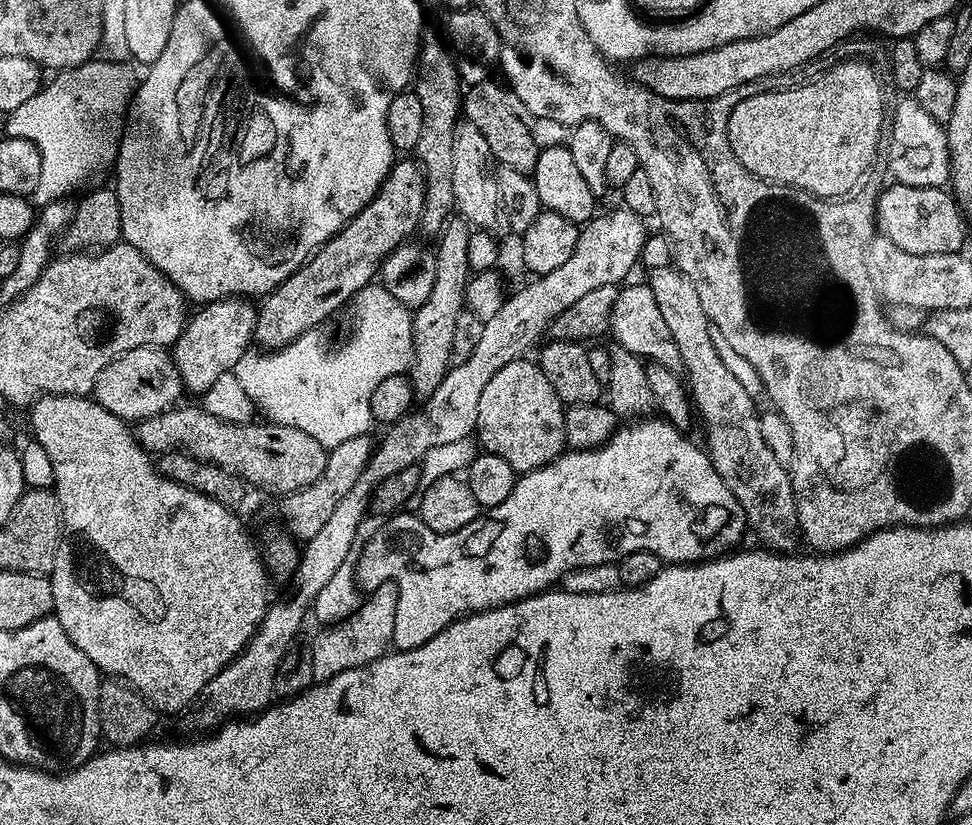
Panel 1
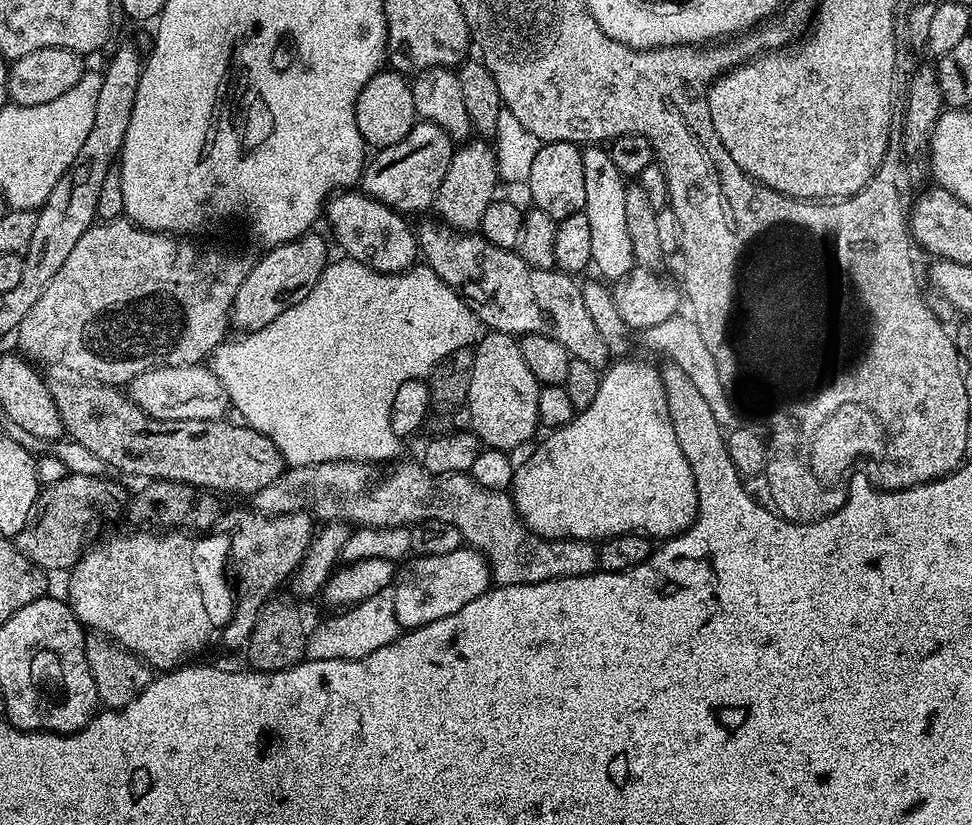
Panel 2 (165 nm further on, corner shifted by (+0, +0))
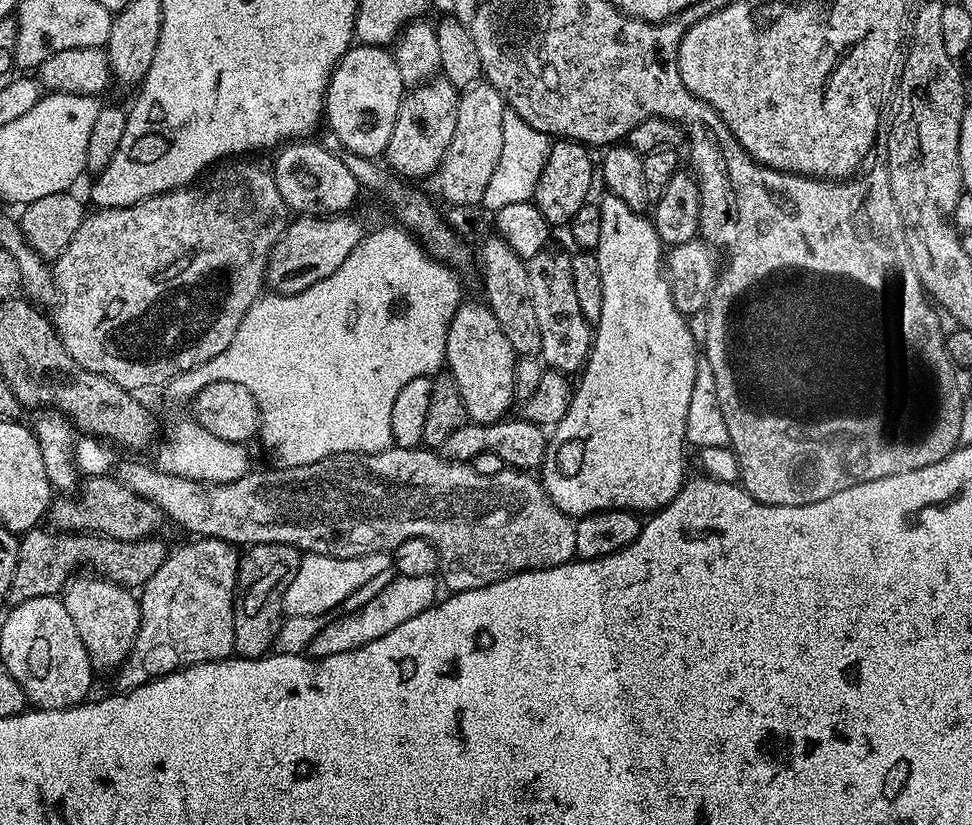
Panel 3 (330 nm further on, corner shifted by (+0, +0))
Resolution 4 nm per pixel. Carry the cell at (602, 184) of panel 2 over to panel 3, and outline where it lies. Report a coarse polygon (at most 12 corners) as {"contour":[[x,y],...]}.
{"contour":[[599,201],[602,314],[538,479],[579,518],[684,485],[698,340]]}

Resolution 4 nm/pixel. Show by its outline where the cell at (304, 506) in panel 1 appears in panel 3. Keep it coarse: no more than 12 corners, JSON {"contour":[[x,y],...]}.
{"contour":[[171,549],[117,689],[233,655],[241,553]]}

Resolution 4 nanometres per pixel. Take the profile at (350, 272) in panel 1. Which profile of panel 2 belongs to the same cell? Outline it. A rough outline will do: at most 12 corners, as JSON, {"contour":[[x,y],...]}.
{"contour":[[417,122],[365,163],[359,187],[395,212],[429,211],[454,141]]}

